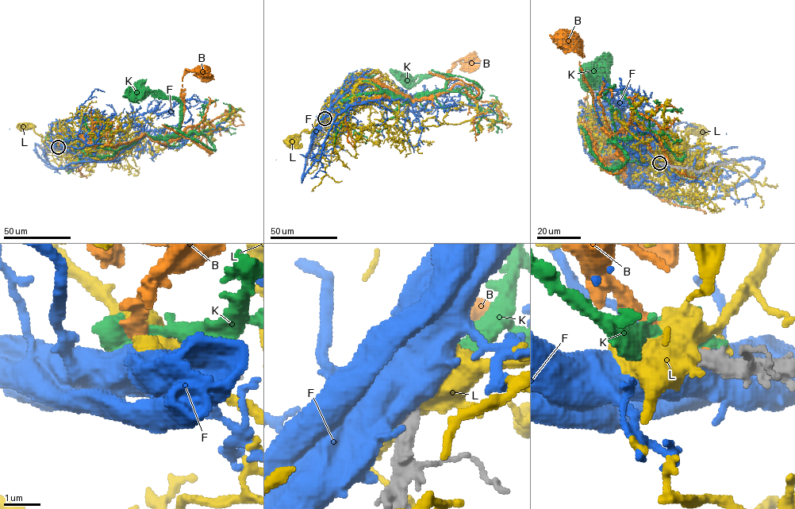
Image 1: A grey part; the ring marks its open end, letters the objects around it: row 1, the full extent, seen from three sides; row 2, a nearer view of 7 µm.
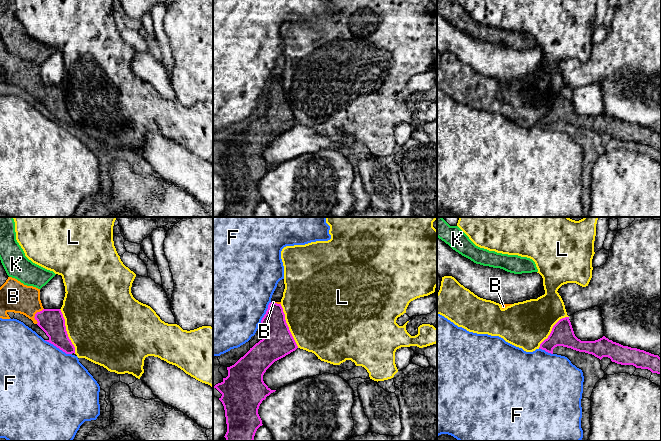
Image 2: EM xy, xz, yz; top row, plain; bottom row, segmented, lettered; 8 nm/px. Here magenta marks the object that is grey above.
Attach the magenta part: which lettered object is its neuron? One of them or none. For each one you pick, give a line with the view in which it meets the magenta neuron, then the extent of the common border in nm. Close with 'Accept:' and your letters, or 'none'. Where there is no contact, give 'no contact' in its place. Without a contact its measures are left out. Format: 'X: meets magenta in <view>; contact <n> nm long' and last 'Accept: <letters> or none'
B: meets magenta in xy; contact 140 nm long
Accept: B

